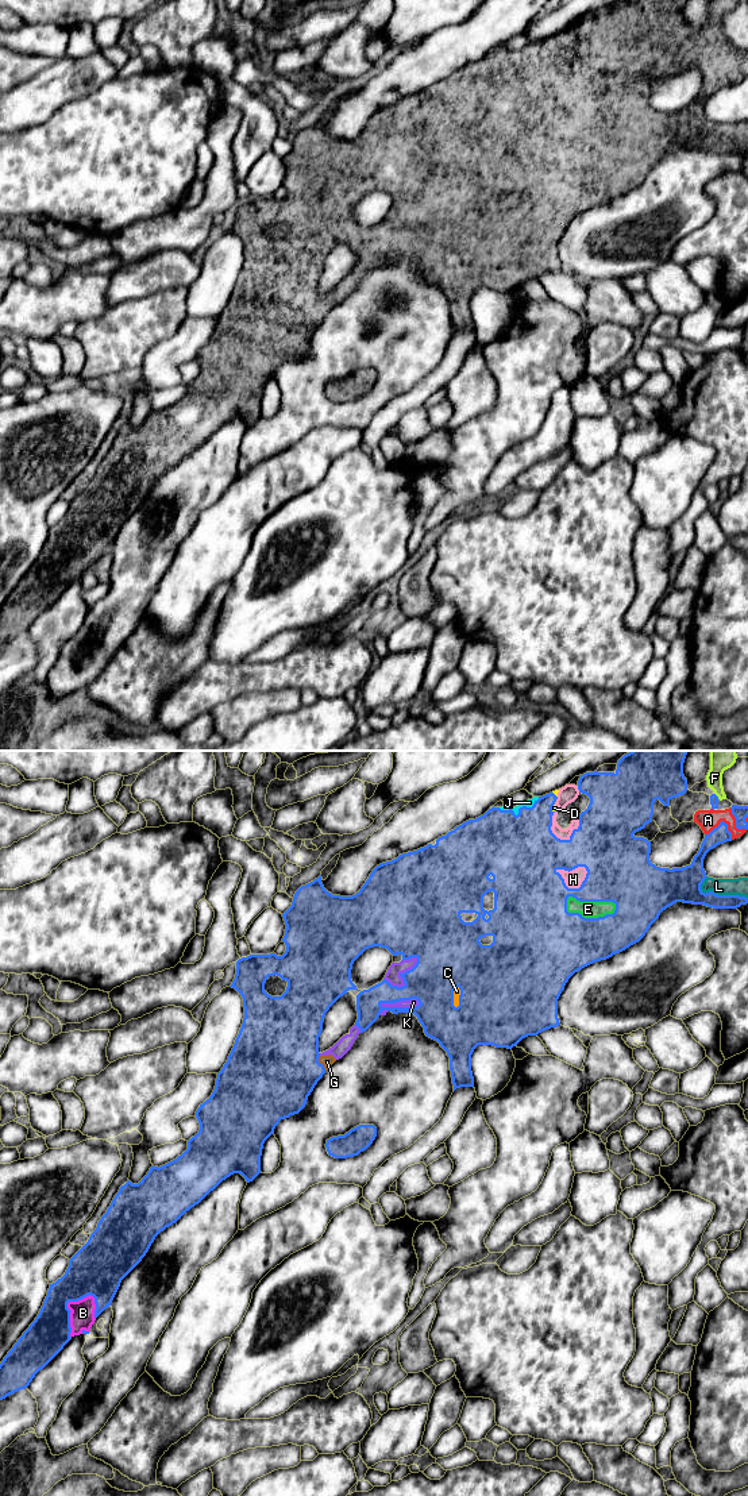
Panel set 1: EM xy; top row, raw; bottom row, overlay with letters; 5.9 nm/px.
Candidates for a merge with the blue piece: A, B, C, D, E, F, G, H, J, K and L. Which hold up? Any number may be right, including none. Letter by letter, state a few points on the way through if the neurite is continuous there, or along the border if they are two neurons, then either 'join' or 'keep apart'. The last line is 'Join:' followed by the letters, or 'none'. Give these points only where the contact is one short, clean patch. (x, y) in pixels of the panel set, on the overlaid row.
A: join
B: join
C: way xy (494, 1001), (455, 1006), (452, 997), (457, 991); join
D: join
E: way xy (559, 943), (593, 918), (588, 909); join
F: join
G: join
H: join
J: join
K: join
L: way xy (682, 885), (723, 895), (731, 894), (739, 886); join
Join: A, B, C, D, E, F, G, H, J, K, L

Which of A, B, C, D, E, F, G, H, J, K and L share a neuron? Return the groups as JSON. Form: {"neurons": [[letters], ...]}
{"neurons": [["A", "B", "C", "D", "E", "F", "G", "H", "J", "K", "L"]]}

